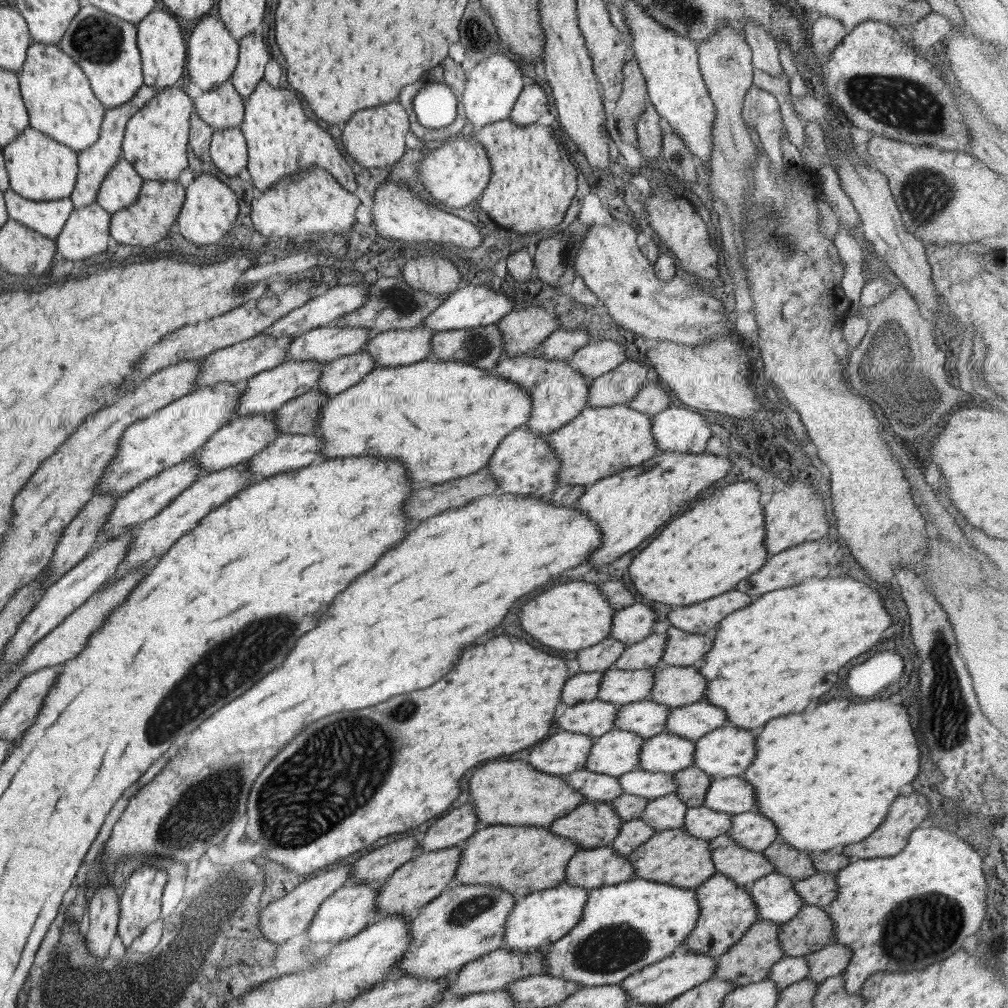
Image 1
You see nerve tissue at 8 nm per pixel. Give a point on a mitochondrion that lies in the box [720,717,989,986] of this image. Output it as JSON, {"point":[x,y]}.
{"point":[899,945]}

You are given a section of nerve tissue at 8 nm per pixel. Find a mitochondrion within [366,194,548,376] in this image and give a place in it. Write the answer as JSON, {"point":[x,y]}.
{"point":[401,304]}

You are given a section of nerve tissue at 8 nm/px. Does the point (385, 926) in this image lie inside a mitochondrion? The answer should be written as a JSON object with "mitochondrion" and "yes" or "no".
{"mitochondrion":"no"}

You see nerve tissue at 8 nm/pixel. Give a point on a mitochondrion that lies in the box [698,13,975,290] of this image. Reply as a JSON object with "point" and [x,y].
{"point":[903,105]}

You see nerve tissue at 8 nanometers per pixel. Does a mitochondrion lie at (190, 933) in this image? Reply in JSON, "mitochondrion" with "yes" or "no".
{"mitochondrion":"yes"}

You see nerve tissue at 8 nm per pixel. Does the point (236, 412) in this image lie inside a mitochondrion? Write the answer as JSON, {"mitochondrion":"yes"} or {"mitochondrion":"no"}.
{"mitochondrion":"no"}

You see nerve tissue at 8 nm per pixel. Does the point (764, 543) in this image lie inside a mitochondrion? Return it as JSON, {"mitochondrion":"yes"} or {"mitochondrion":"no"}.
{"mitochondrion":"no"}

